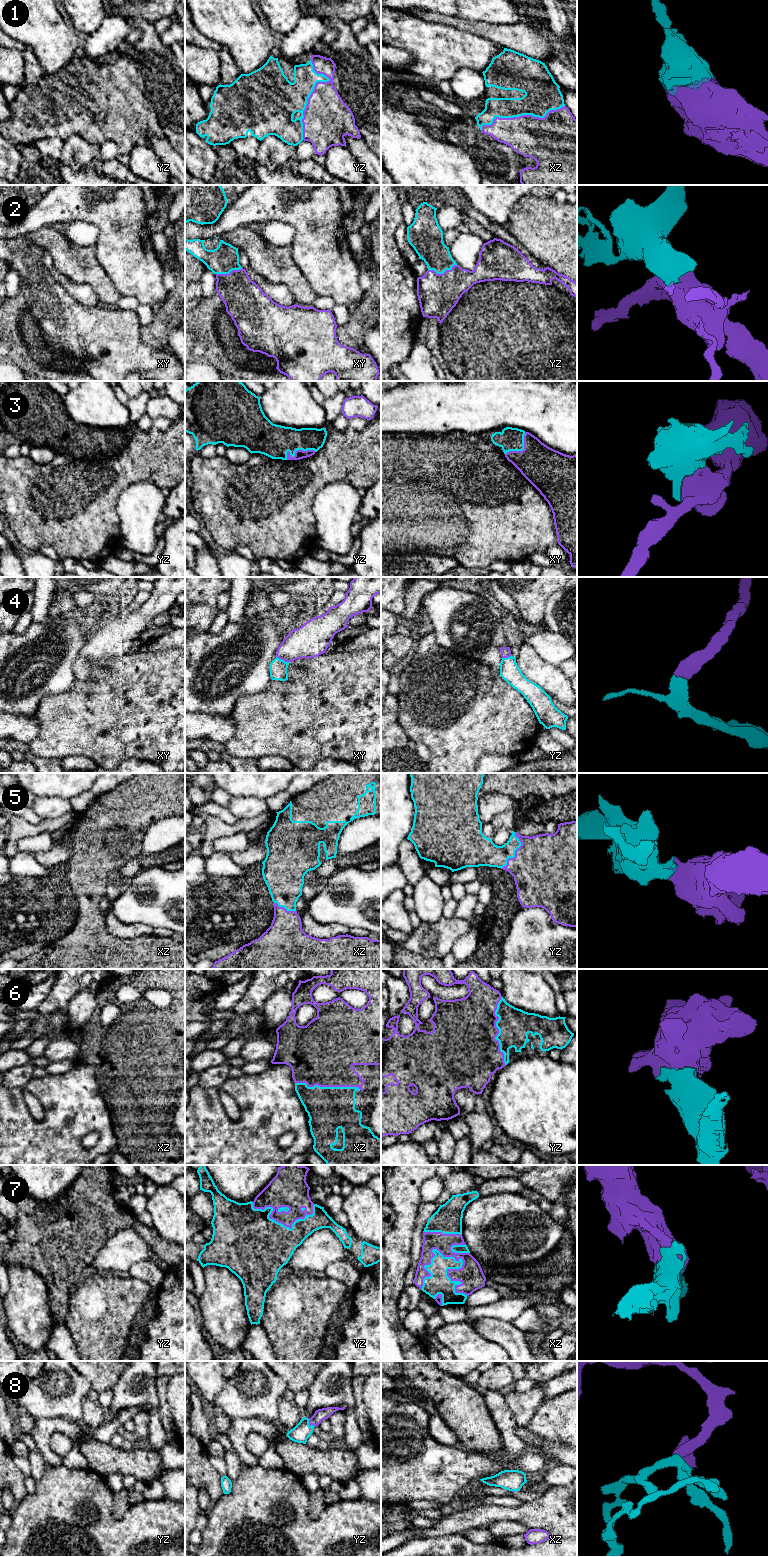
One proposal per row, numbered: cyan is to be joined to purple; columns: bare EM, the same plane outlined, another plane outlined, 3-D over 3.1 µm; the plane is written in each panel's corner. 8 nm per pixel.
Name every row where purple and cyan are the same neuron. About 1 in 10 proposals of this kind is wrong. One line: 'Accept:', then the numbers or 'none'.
Accept: 1, 2, 3, 4, 5, 6, 7, 8

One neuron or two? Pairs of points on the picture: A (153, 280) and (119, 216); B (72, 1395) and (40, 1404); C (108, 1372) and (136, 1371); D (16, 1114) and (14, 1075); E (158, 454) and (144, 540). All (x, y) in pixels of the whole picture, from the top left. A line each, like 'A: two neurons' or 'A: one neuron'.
A: one neuron
B: one neuron
C: two neurons
D: two neurons
E: two neurons

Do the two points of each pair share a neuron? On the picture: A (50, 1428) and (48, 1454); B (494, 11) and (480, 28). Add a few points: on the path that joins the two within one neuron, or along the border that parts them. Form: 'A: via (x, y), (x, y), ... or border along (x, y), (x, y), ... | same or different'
A: via (45, 1434), (45, 1448) | same
B: border along (461, 17), (472, 21), (507, 25) | different

